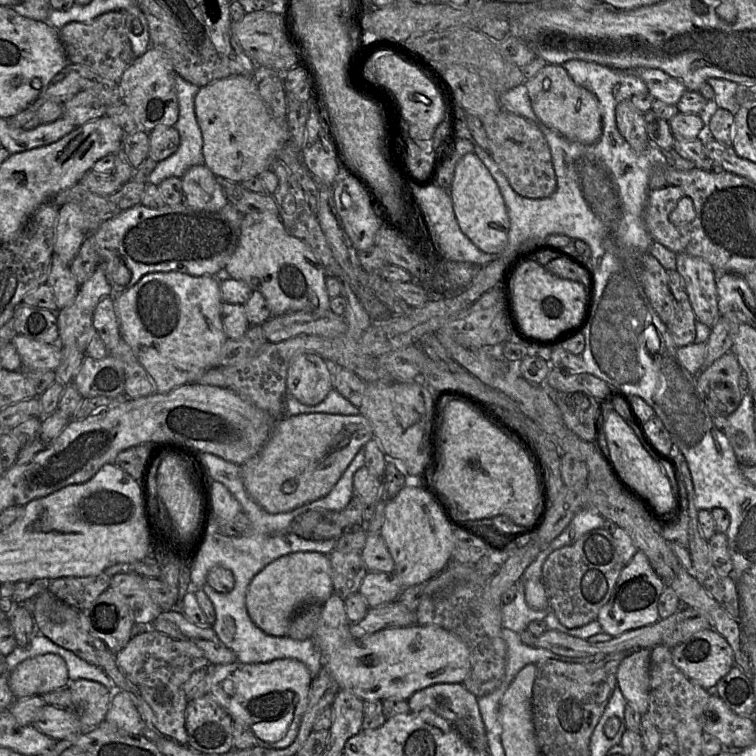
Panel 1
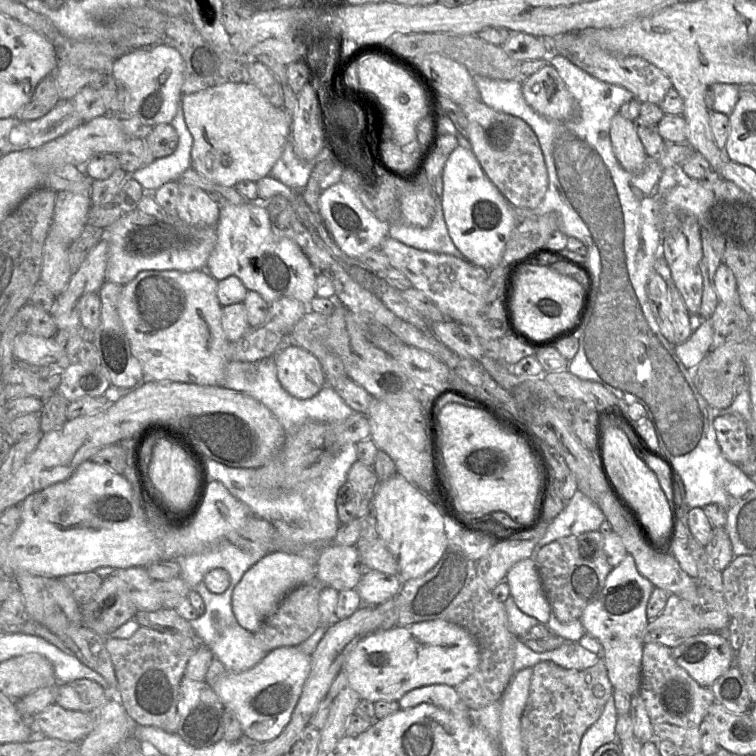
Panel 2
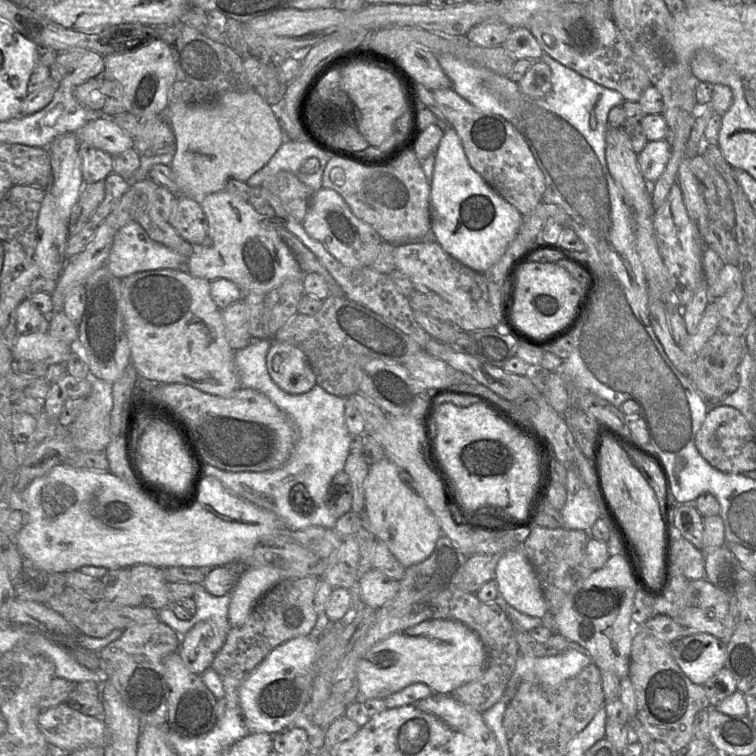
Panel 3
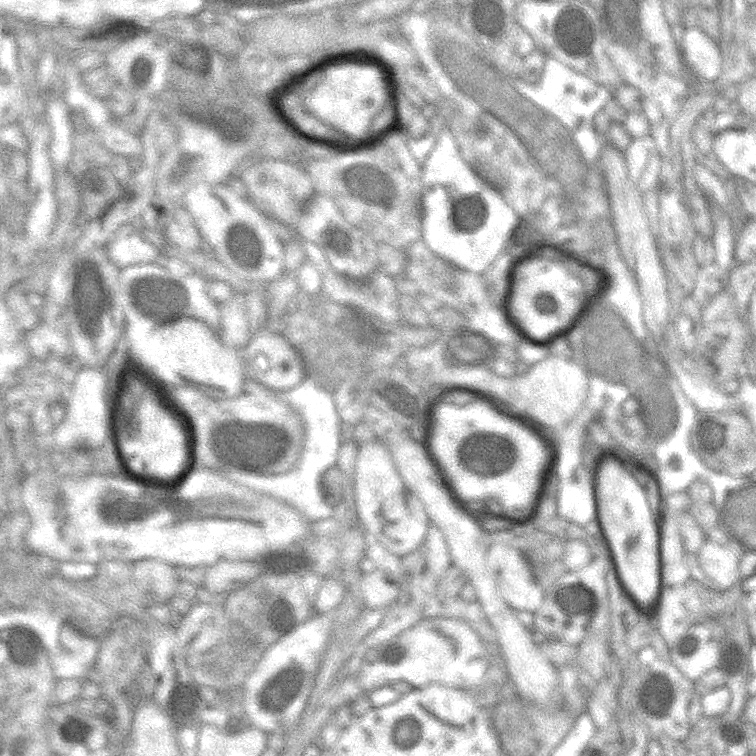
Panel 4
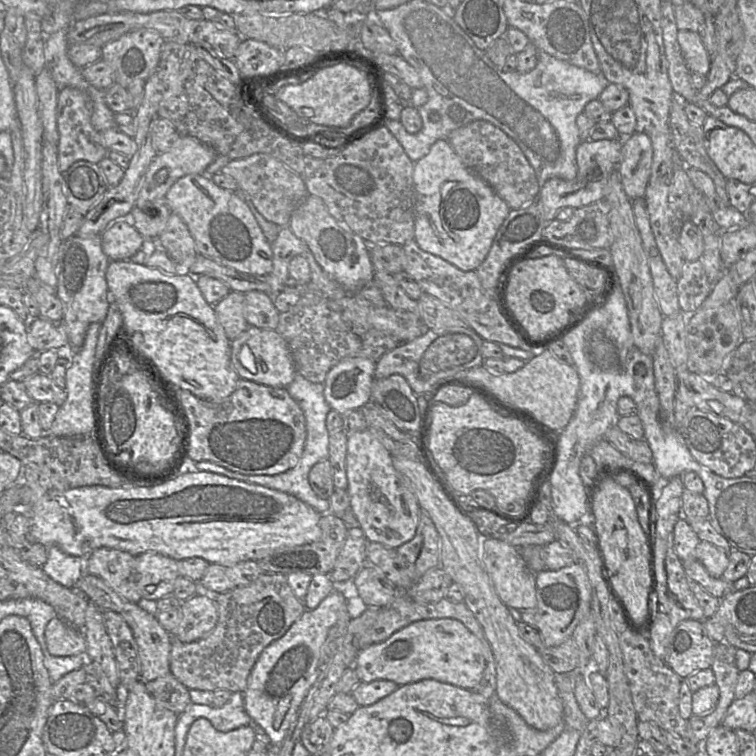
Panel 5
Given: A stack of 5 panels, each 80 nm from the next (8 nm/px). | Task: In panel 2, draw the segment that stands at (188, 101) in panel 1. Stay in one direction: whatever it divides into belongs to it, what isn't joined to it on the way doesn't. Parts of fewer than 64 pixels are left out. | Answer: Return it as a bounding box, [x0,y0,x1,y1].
[130,105,192,192]

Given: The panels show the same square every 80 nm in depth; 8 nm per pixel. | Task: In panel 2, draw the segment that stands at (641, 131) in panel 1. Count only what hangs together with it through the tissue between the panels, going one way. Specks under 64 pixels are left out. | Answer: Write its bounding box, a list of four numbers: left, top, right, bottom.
[610,113,647,173]

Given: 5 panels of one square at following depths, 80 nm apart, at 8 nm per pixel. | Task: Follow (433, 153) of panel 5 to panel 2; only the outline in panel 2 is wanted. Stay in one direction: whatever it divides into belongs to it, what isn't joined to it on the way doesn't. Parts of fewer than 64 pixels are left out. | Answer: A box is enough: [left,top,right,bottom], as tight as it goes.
[441,134,519,270]

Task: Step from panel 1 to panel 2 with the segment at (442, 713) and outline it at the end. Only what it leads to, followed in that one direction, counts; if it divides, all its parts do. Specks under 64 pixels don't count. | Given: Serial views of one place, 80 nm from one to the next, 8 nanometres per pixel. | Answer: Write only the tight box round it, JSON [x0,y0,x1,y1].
[398,684,471,715]

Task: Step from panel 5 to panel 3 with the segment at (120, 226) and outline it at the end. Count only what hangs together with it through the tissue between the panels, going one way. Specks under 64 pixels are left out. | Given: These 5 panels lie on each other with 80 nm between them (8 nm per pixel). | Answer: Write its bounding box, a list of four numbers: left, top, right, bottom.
[106,221,188,280]

